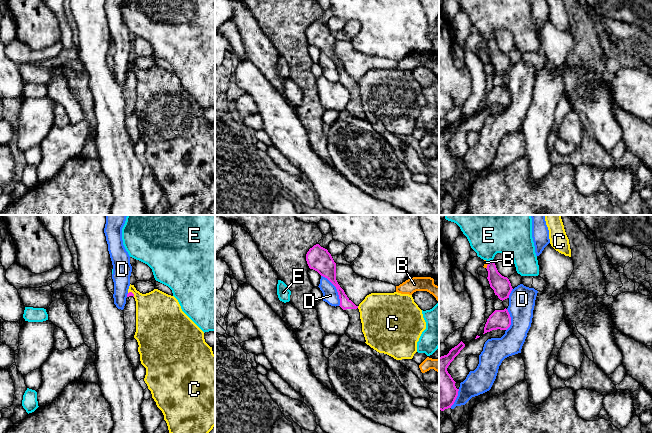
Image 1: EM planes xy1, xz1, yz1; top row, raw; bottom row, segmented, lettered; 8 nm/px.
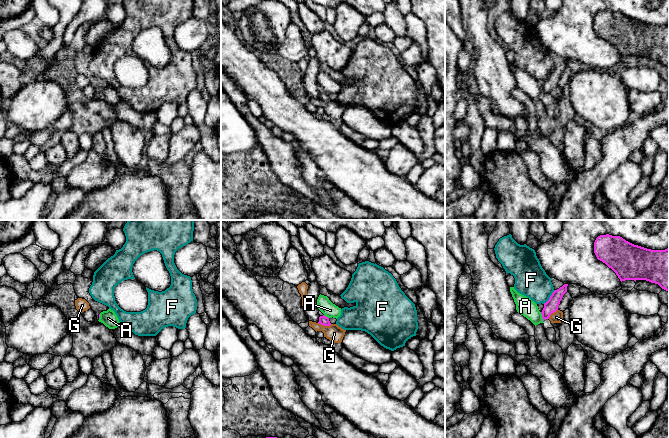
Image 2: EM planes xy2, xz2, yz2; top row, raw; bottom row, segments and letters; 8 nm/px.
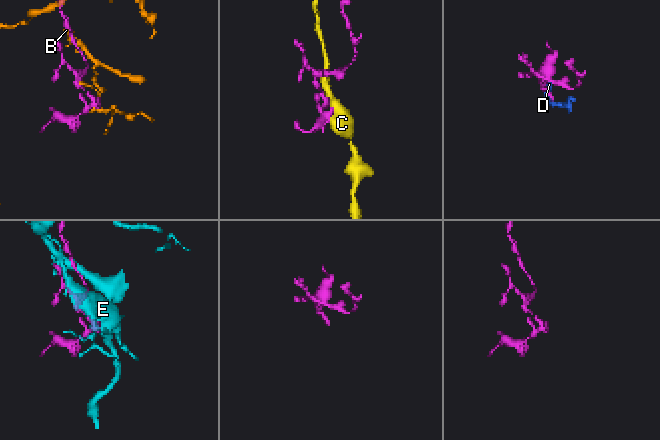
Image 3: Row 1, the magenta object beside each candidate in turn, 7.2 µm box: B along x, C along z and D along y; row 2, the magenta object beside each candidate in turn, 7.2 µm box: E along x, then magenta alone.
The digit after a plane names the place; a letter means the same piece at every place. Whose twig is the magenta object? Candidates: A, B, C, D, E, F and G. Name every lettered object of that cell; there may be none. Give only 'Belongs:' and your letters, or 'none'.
Belongs: none

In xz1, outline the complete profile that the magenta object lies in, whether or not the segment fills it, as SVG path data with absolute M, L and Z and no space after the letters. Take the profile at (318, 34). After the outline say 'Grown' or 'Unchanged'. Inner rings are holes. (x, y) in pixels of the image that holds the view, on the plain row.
M319 20L314 21L306 30L306 37L310 45L317 47L321 52L327 54L337 65L340 81L331 82L321 76L316 79L318 96L320 102L326 110L345 110L349 100L350 93L346 85L357 85L356 82L345 70L336 56L336 39L327 25Z. Grown

